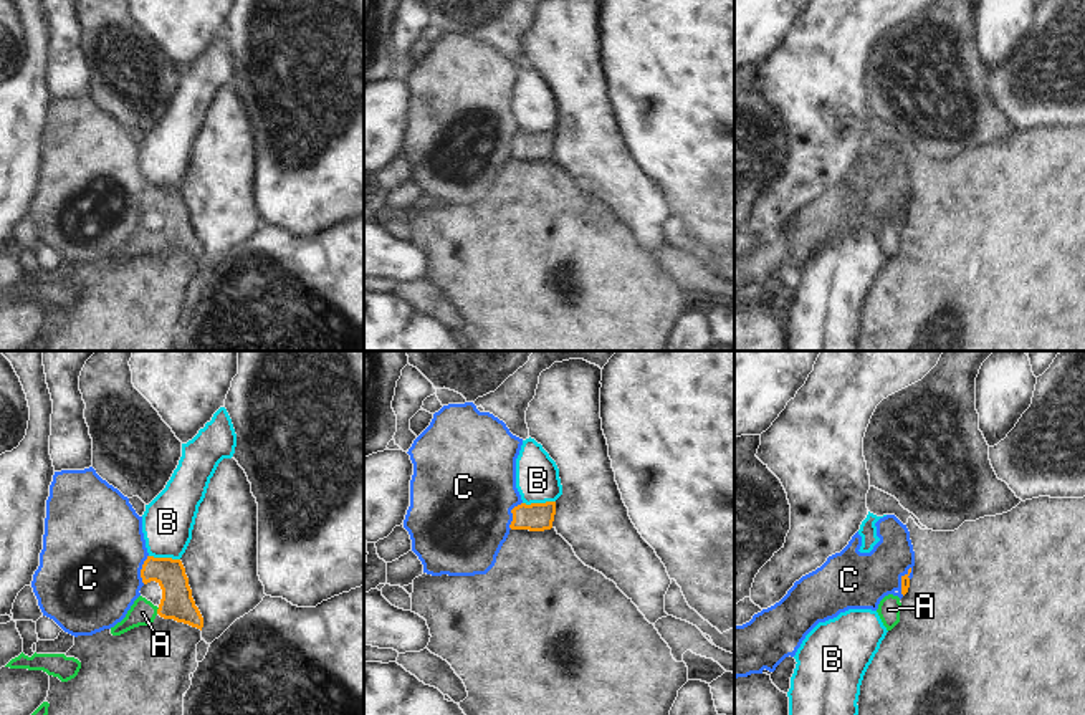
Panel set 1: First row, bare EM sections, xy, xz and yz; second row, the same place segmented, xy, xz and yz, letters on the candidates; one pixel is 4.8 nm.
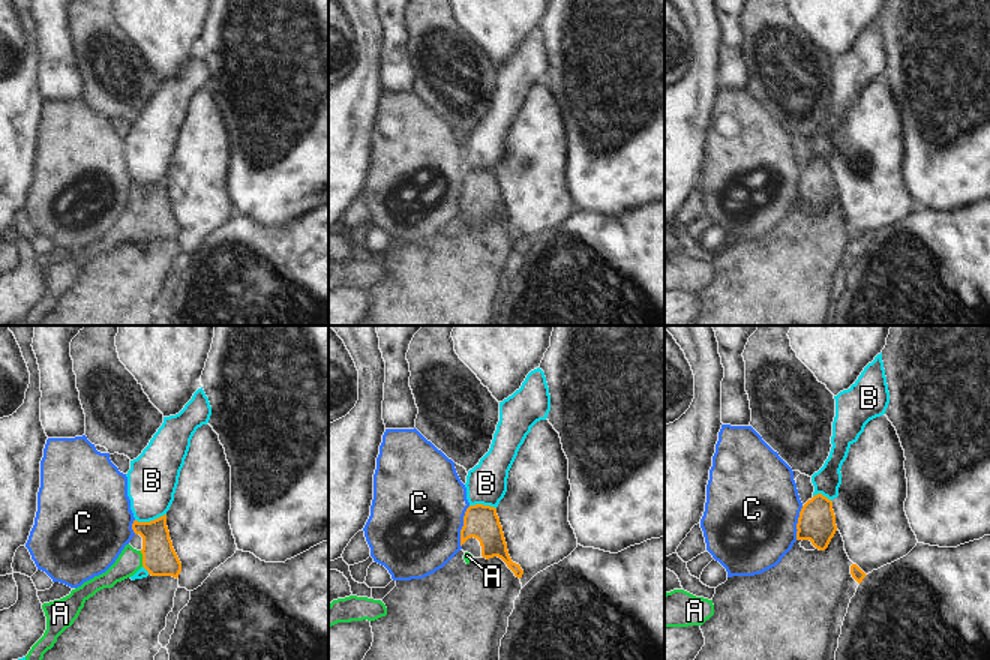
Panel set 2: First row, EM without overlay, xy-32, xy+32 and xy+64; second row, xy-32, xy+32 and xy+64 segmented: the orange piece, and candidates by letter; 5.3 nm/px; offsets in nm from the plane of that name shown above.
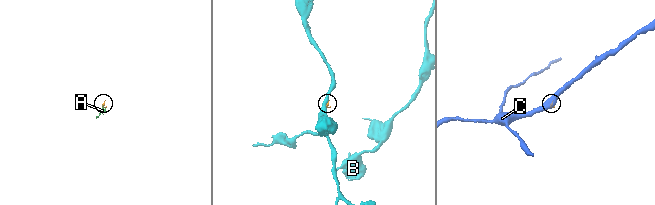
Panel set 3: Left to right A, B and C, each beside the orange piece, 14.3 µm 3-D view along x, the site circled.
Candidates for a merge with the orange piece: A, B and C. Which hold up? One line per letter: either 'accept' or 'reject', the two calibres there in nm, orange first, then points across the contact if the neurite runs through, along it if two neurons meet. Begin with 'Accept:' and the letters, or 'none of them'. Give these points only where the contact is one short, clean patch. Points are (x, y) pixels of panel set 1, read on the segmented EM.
Accept: A
A: accept; calibres 160 and 130 nm; way xy (177, 603), (157, 611), (143, 613)
B: reject; calibres 140 and 220 nm; border xz (554, 500), (523, 503)
C: reject; calibres 140 and 480 nm; border xz (521, 502), (511, 510), (510, 528)

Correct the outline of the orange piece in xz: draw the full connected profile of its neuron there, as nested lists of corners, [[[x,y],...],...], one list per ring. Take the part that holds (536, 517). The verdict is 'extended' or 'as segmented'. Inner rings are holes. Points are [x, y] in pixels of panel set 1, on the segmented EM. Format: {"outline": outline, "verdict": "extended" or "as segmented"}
{"outline": [[[556,501],[546,503],[521,503],[511,510],[511,530],[544,531],[552,528],[556,515]]], "verdict": "as segmented"}

